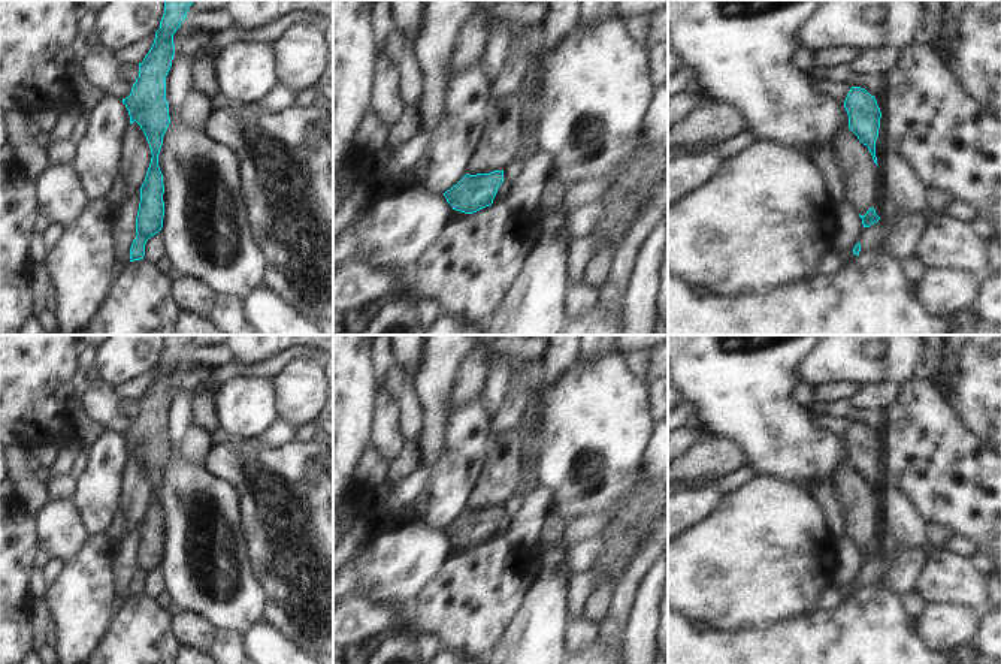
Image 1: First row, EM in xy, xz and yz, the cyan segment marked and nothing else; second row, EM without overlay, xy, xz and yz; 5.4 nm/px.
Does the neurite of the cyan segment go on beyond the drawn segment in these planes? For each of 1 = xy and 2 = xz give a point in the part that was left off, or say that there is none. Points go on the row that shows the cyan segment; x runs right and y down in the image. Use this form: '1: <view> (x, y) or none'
1: none
2: none

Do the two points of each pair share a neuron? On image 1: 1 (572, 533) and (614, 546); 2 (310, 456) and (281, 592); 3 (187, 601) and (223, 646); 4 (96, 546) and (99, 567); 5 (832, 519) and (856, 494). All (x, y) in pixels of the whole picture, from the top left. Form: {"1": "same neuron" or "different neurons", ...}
{"1": "different neurons", "2": "same neuron", "3": "different neurons", "4": "same neuron", "5": "different neurons"}

